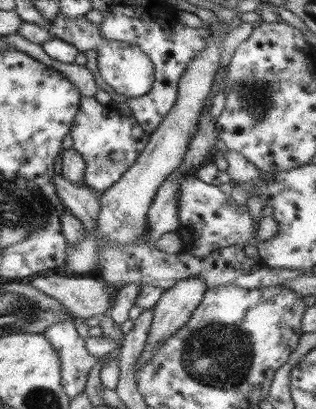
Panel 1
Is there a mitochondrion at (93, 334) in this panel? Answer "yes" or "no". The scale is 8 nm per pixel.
no

